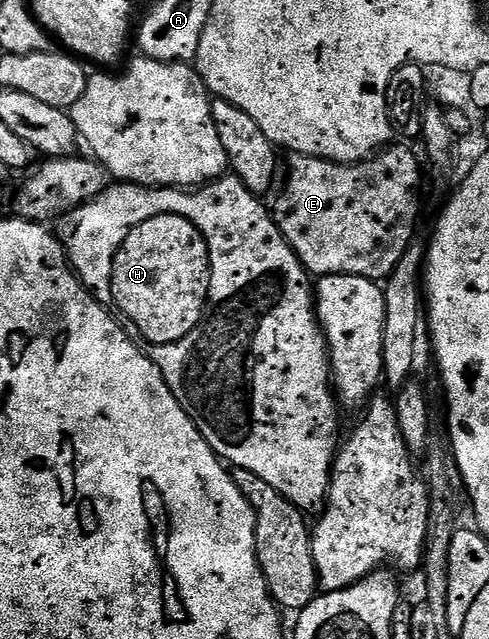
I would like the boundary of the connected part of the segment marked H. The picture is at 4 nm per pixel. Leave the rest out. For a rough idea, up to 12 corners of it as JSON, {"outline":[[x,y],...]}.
{"outline":[[156,215],[112,260],[114,307],[148,344],[200,327],[209,247]]}

